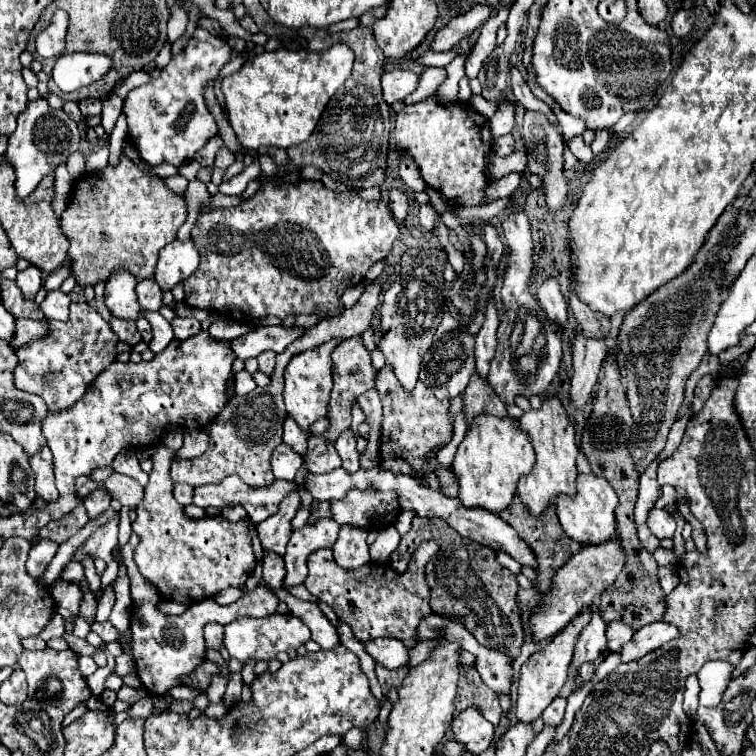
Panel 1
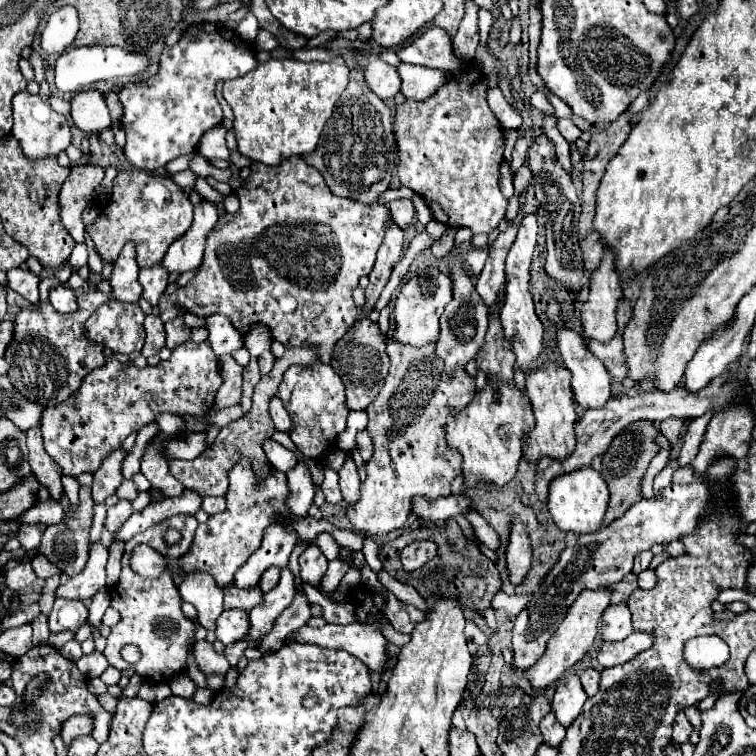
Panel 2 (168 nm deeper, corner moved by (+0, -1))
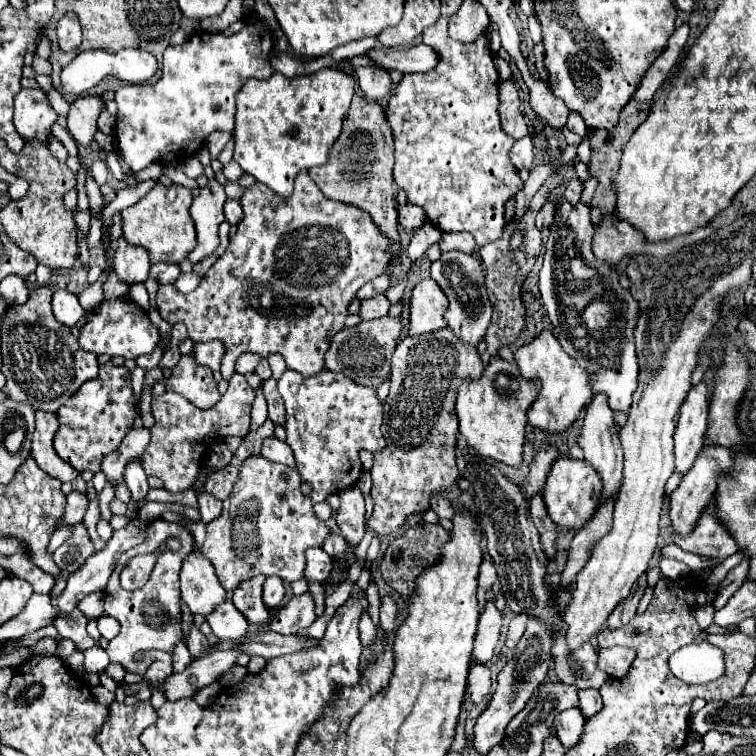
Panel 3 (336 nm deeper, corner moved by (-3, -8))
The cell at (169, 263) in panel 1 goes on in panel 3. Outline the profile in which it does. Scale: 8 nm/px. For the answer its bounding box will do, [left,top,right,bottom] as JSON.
[188,179,226,263]

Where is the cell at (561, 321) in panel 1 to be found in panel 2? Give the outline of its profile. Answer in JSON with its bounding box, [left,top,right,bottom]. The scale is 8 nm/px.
[547,298,611,408]

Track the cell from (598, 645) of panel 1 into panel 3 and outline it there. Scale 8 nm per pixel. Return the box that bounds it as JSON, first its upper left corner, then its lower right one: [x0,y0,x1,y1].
[556,707,584,749]

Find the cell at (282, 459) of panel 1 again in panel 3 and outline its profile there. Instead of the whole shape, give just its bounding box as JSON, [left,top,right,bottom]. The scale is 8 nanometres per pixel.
[262,437,294,467]

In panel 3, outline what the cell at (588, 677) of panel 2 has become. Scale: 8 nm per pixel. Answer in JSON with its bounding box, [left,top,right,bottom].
[578,689,602,719]

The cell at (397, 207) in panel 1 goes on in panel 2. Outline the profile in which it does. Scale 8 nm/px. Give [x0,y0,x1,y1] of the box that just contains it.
[389,198,415,228]

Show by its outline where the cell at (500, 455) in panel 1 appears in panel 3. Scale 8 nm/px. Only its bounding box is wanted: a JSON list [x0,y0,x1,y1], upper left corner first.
[456,357,536,467]

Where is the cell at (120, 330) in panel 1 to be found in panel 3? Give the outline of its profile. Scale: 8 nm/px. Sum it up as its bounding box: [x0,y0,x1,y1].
[78,299,160,359]

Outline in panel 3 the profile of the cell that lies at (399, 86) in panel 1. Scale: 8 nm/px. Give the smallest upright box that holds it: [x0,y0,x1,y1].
[356,67,392,101]

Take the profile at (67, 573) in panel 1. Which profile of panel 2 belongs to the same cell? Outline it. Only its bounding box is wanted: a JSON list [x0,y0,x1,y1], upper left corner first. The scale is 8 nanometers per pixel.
[33,556,61,580]

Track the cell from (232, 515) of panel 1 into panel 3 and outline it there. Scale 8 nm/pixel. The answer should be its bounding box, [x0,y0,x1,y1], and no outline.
[198,493,222,523]

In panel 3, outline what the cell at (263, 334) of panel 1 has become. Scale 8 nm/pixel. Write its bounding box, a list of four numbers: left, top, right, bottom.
[192,341,224,383]

